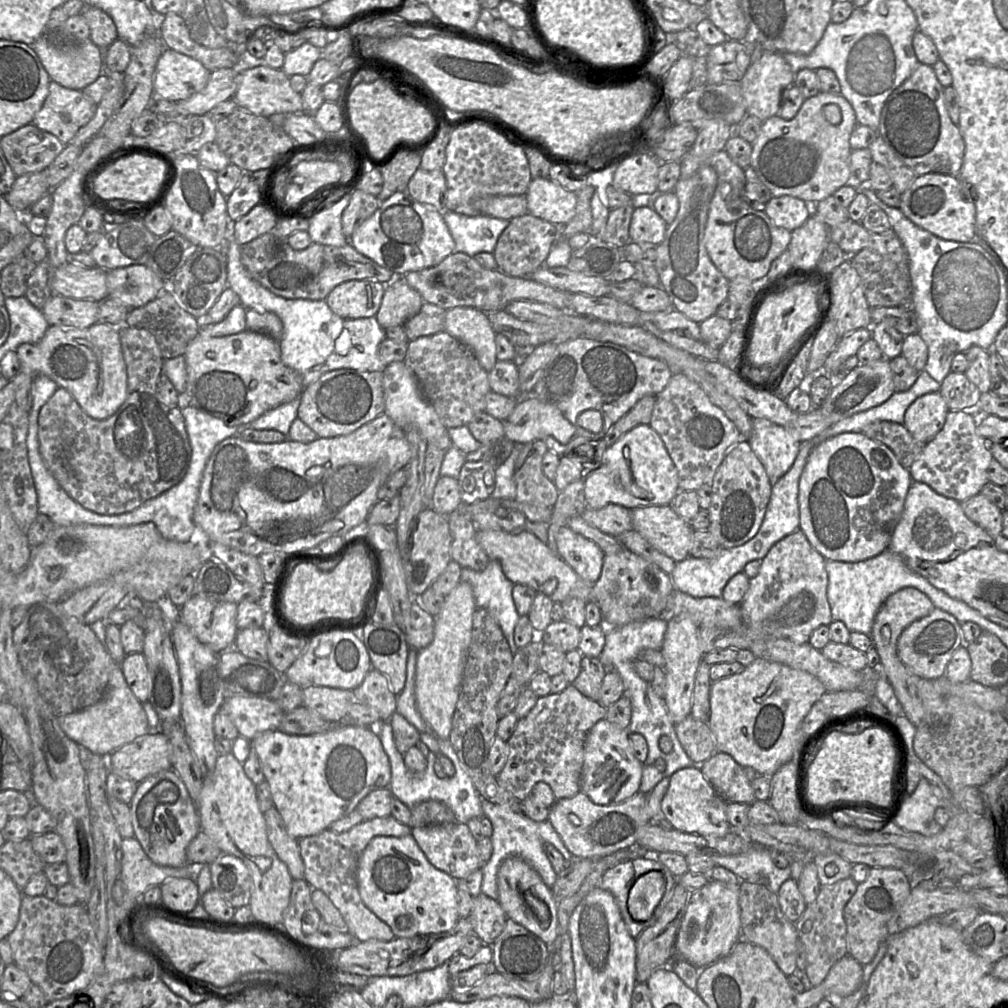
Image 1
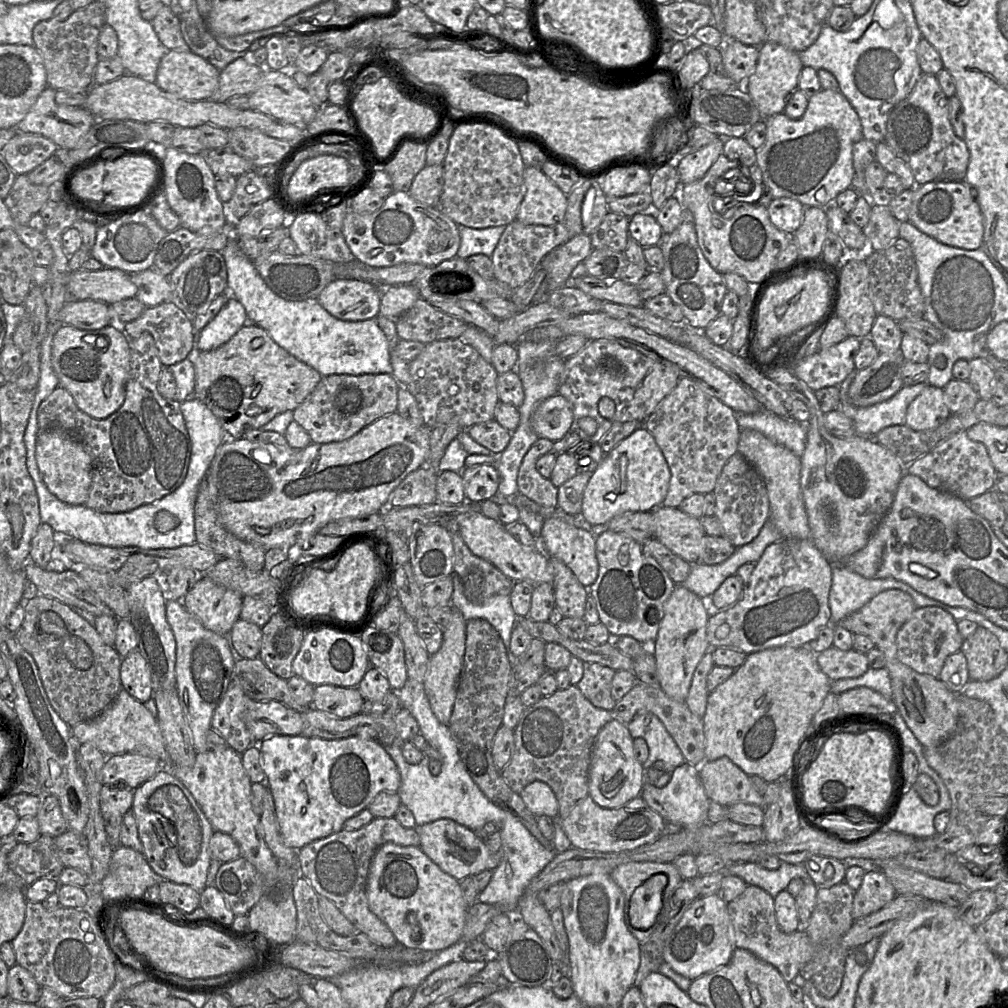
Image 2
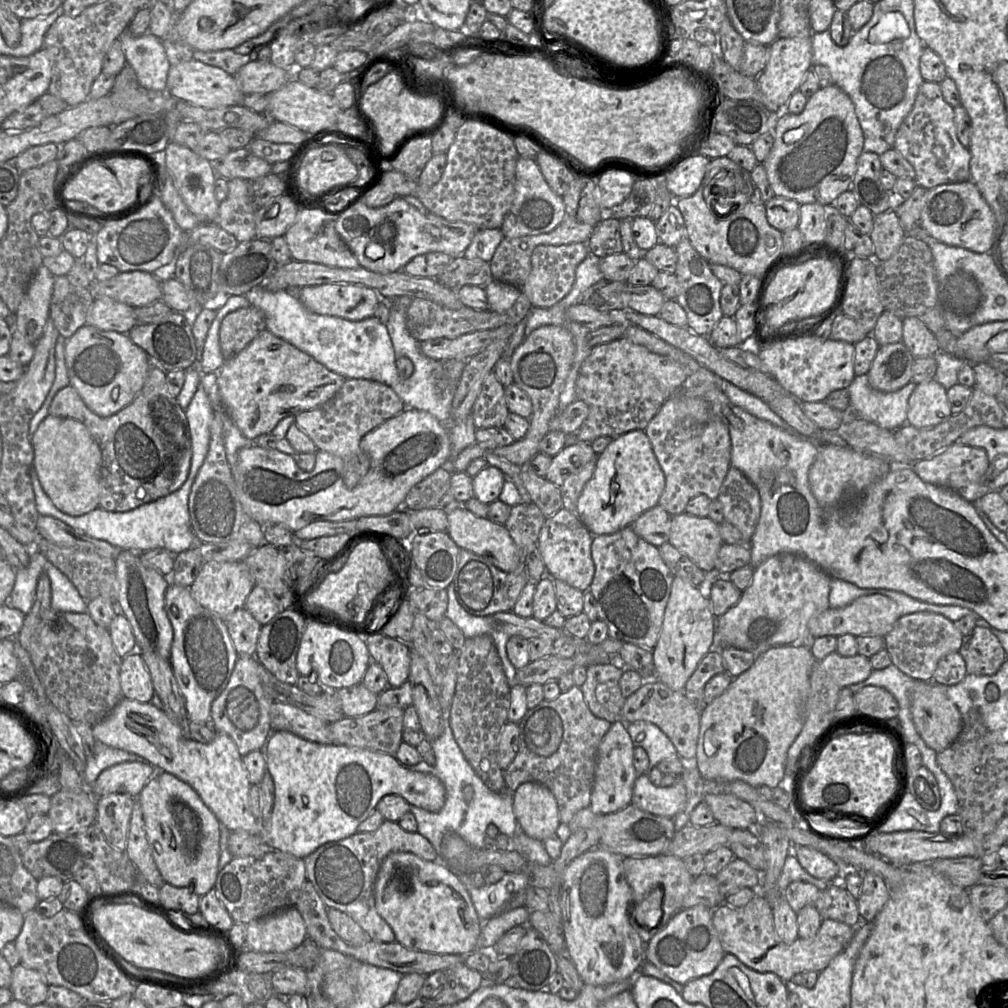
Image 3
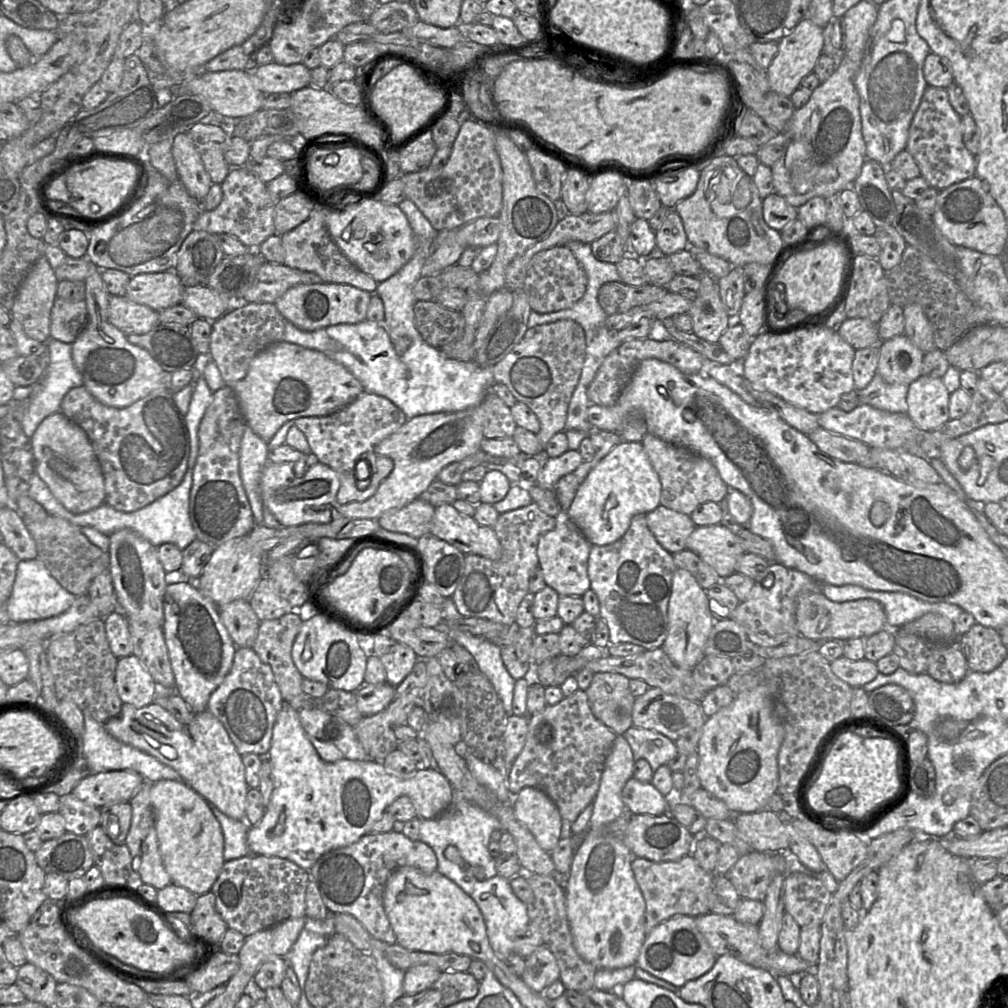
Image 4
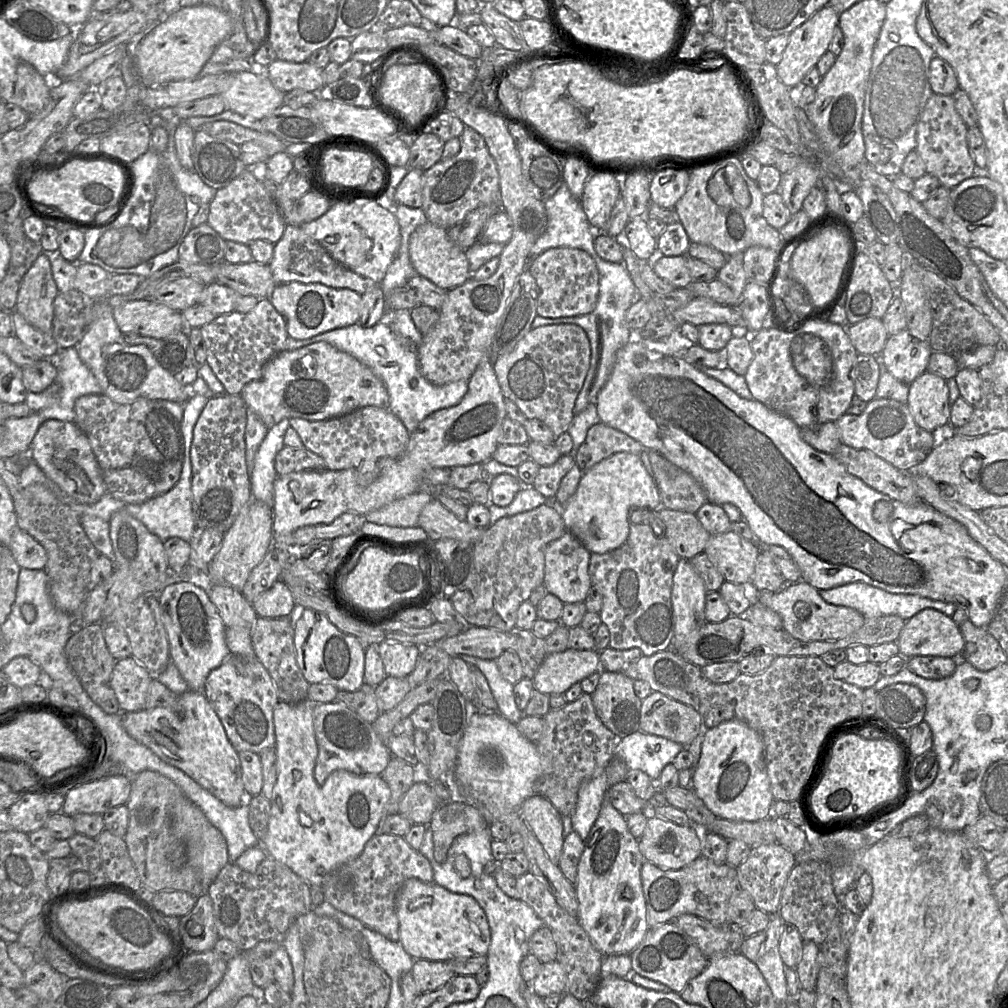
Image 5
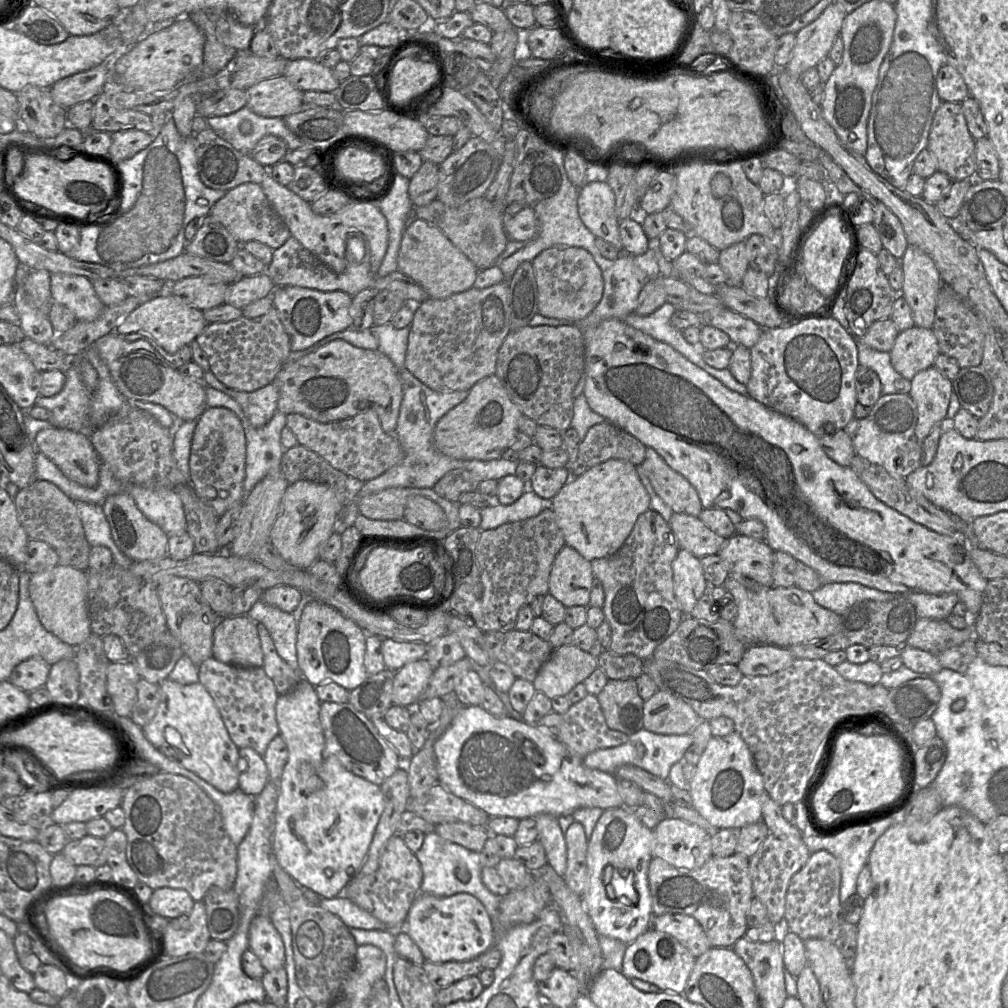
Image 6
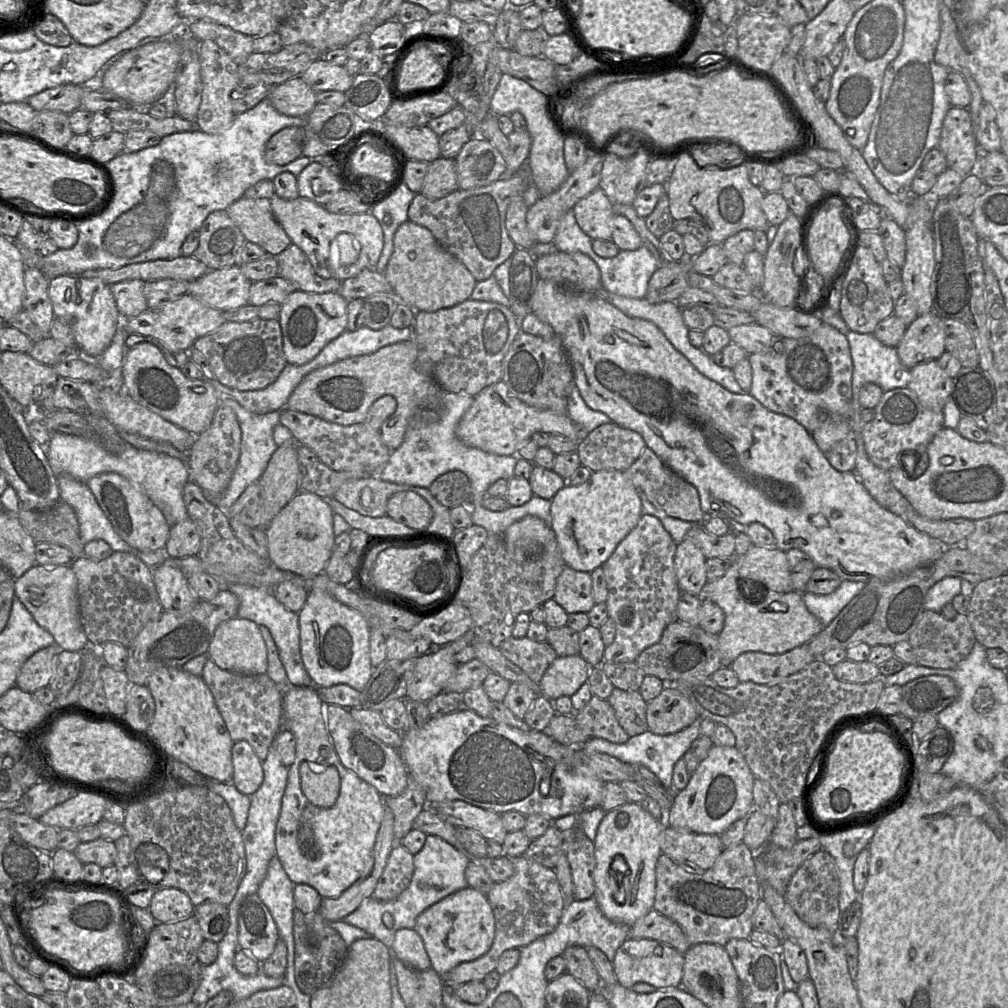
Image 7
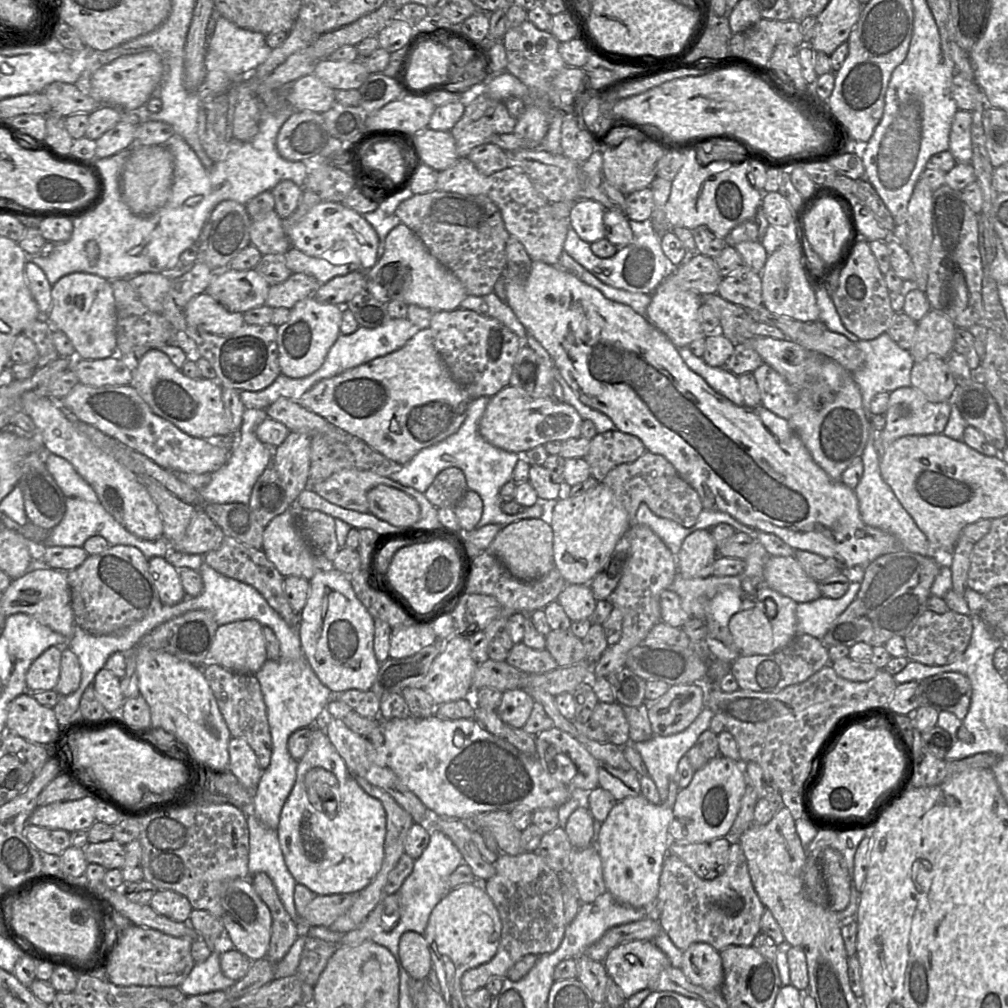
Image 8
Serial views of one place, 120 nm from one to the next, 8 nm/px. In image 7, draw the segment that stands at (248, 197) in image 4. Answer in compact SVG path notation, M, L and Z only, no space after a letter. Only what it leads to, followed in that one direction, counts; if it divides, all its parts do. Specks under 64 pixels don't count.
M241 197L226 212L246 241L259 245L267 254L277 256L292 244L274 216L270 199Z

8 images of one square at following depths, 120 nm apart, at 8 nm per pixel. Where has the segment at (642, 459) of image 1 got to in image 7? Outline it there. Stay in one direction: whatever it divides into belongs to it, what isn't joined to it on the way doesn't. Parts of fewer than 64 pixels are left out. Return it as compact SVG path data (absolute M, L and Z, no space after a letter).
M624 471L592 472L590 478L577 486L566 485L551 500L549 525L556 535L566 566L587 573L601 567L618 544L636 527L642 516L642 504L637 490Z

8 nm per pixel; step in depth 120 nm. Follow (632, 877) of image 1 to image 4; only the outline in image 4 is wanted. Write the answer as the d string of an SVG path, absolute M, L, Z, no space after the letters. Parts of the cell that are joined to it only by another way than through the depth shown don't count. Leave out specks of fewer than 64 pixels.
M688 854L675 861L654 862L634 857L631 869L645 901L645 933L647 935L661 922L675 916L697 917L710 912L709 893L712 888L714 872L700 867L696 859Z

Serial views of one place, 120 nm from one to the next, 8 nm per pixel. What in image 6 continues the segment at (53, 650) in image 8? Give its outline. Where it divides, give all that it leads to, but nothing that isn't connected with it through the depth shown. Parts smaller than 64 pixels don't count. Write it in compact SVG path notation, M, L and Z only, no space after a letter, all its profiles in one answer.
M41 658L27 659L13 669L9 681L26 693L31 693L34 690L45 687L50 667Z

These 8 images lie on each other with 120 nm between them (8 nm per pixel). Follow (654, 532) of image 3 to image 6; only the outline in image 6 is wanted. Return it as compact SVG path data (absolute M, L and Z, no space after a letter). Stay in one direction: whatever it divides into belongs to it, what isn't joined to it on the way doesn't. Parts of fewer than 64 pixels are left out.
M673 513L668 524L679 549L687 550L699 559L718 554L727 540L715 534L695 516Z

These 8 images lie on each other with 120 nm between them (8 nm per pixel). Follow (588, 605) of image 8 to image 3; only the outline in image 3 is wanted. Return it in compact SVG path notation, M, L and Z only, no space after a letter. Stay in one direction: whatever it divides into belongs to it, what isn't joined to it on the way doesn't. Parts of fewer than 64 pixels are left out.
M561 508L554 515L547 517L539 534L538 549L546 568L546 575L553 580L561 580L570 586L588 591L595 574L591 546L594 535L583 524L576 513Z

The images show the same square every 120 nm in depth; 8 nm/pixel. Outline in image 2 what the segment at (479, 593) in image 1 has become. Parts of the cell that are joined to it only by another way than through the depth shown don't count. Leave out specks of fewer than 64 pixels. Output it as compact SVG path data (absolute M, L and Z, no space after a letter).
M453 573L452 580L452 607L460 611L466 621L477 618L487 620L498 631L505 645L508 660L512 667L515 666L518 658L510 649L510 640L518 617L511 606L510 596L495 595L481 604L474 604L466 598L459 576Z

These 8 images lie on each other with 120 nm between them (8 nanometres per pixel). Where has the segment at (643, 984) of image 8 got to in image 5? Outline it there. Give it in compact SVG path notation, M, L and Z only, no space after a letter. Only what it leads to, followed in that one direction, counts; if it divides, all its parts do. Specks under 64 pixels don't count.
M672 920L650 928L630 958L633 972L665 984L672 990L669 992L681 993L687 983L706 968L710 957L705 956L692 938Z

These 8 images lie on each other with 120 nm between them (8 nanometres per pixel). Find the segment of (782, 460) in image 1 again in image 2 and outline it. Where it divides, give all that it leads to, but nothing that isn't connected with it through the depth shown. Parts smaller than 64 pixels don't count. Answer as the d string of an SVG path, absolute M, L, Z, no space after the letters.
M762 410L757 413L735 412L741 430L755 430L802 457L806 448L807 425Z

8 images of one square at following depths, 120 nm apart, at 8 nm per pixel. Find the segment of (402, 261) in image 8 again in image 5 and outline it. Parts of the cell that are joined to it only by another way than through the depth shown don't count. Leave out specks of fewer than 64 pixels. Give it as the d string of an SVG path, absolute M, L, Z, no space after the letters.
M430 222L418 226L409 239L409 255L418 275L429 279L440 288L450 290L470 279L471 273L465 250L449 237L447 230Z

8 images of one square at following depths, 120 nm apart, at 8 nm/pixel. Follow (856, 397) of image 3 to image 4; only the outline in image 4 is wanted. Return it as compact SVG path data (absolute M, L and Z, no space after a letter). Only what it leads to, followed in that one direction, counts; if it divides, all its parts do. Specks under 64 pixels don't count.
M876 372L871 382L863 390L857 391L860 404L891 413L907 414L907 394L909 385L889 384Z

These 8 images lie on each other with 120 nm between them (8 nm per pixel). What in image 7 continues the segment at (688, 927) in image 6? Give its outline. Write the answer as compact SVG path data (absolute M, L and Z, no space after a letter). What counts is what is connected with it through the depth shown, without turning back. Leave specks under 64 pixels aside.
M654 909L638 919L630 927L629 938L661 941L677 949L682 954L691 947L681 927L673 920Z

